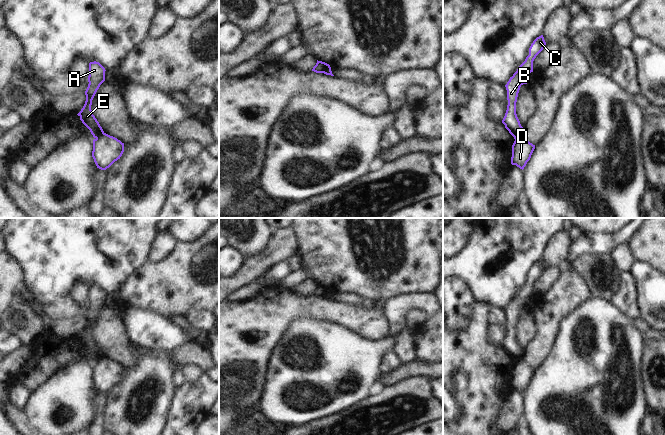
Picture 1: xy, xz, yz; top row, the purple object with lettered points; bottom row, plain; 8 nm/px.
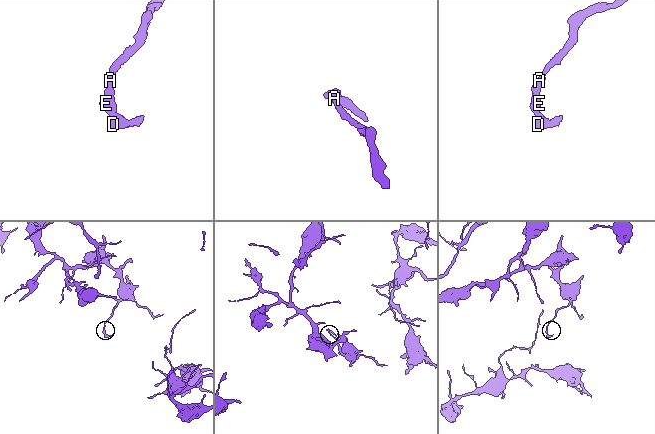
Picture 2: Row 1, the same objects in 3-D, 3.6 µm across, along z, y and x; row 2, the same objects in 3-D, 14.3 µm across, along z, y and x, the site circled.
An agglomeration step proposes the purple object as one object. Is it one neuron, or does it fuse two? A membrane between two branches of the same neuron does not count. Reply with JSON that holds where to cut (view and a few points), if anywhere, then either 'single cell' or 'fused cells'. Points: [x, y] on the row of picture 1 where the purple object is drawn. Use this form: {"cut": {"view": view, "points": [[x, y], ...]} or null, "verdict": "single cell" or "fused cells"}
{"cut": {"view": "xy", "points": [[103, 132], [96, 138]]}, "verdict": "fused cells"}

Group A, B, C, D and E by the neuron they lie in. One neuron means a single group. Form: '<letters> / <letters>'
A B C E / D

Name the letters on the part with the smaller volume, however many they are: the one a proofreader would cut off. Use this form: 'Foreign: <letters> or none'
Foreign: D

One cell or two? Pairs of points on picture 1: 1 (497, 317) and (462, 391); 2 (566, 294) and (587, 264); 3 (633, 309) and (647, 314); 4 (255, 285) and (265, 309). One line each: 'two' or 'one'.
1: two
2: two
3: two
4: two

